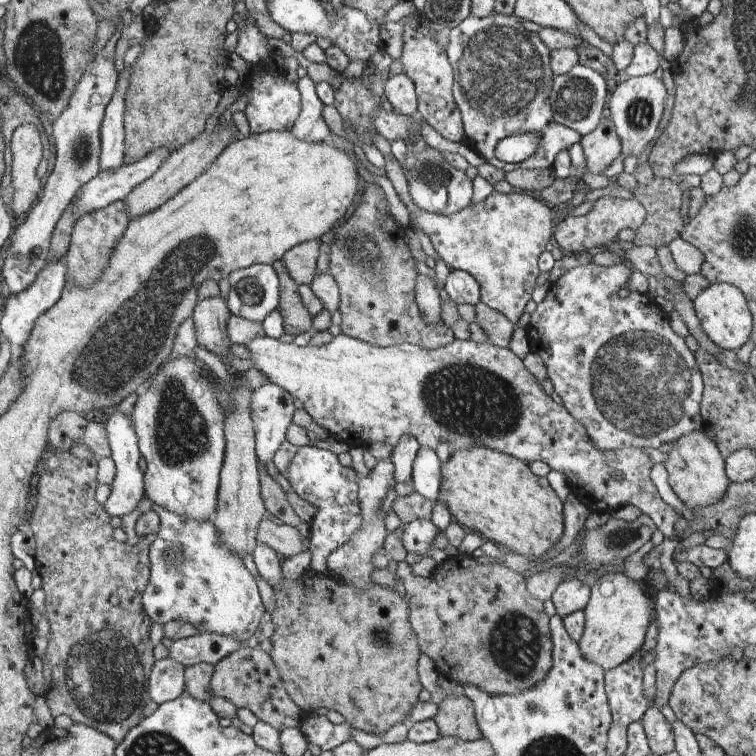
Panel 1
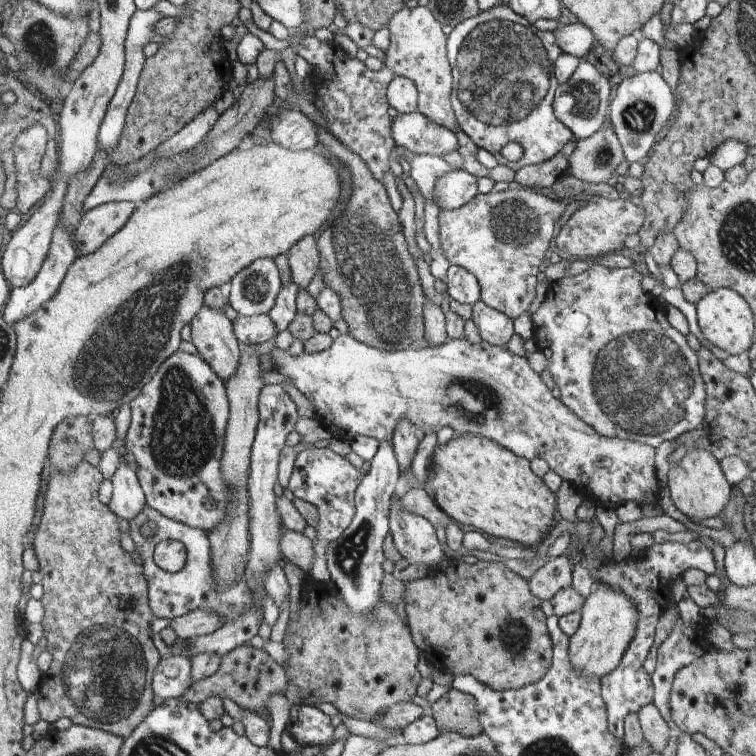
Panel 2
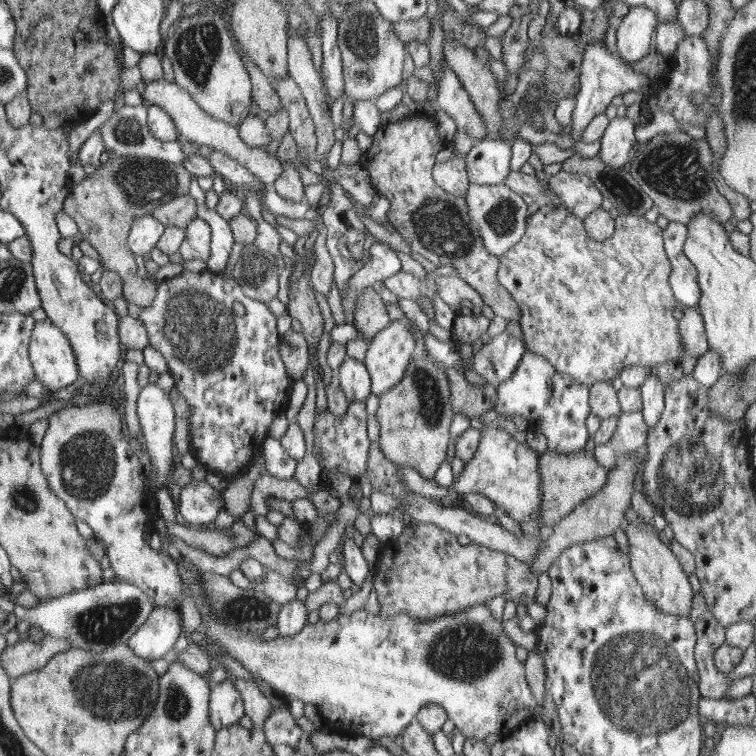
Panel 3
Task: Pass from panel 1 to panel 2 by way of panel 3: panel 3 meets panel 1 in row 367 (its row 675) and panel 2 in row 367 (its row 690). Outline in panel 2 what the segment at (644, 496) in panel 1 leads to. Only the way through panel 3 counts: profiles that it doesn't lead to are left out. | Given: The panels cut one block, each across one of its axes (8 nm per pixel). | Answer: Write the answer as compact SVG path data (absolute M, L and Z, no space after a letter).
M344 334L340 335L336 340L333 340L330 348L320 353L302 353L296 357L291 355L288 350L282 350L275 346L270 354L273 360L276 361L274 369L292 380L291 387L295 391L300 392L304 398L308 399L313 404L316 417L322 422L324 427L334 434L336 438L340 438L340 440L349 442L355 436L371 436L379 440L379 442L381 440L390 441L394 436L399 422L408 417L415 424L416 428L418 428L420 435L432 431L438 432L441 428L444 428L444 426L450 426L453 428L455 434L465 435L468 433L482 435L483 437L489 438L491 441L500 443L500 446L511 450L514 454L528 458L529 461L534 457L542 457L549 464L550 469L554 470L564 481L572 482L580 494L585 493L589 496L596 496L596 498L600 500L600 504L604 506L616 507L628 501L636 501L640 506L659 502L660 488L658 486L659 480L655 467L656 449L640 441L626 440L620 437L605 437L601 435L599 431L595 430L595 427L585 423L571 407L567 407L561 400L552 396L552 392L550 392L548 386L542 382L542 378L540 378L538 373L534 372L534 370L530 368L530 364L526 362L526 357L513 355L505 346L497 347L486 341L474 344L464 338L447 340L439 347L424 347L423 349L412 349L407 347L402 348L400 351L390 352L384 351L382 348L365 345L363 342L355 339L351 334Z

